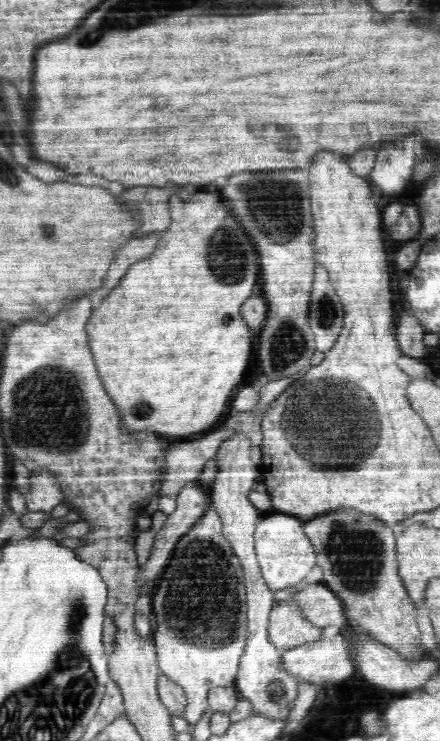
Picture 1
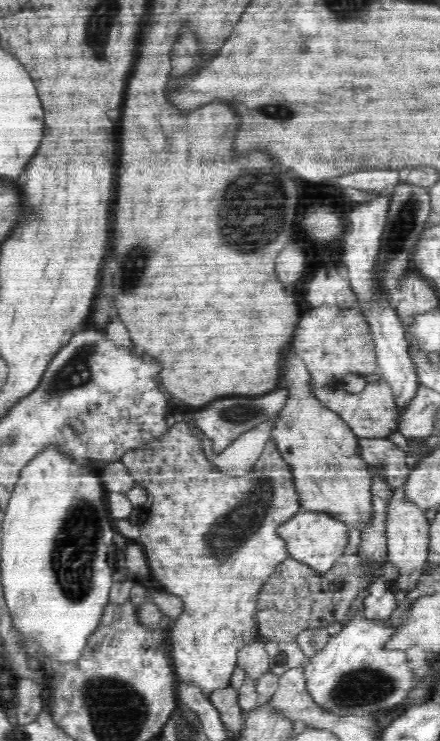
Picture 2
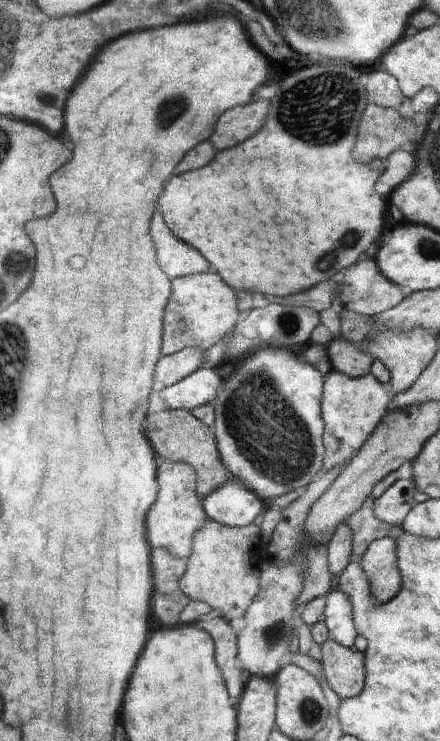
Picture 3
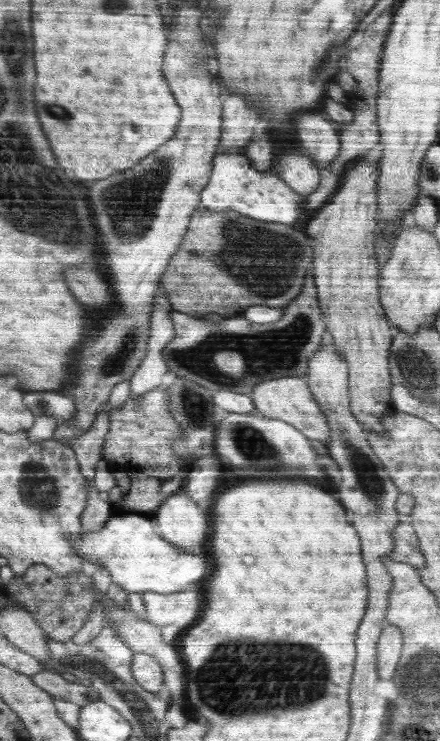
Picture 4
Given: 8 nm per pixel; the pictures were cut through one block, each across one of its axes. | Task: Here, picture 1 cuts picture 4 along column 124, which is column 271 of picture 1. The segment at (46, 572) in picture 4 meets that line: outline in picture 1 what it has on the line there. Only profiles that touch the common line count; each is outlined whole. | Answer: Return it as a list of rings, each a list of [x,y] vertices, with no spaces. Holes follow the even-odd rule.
[[[292,597],[275,602],[270,611],[269,637],[272,644],[282,653],[301,644],[320,639],[322,632],[324,632],[324,626],[316,626],[311,620],[308,620],[304,616],[301,604]]]

